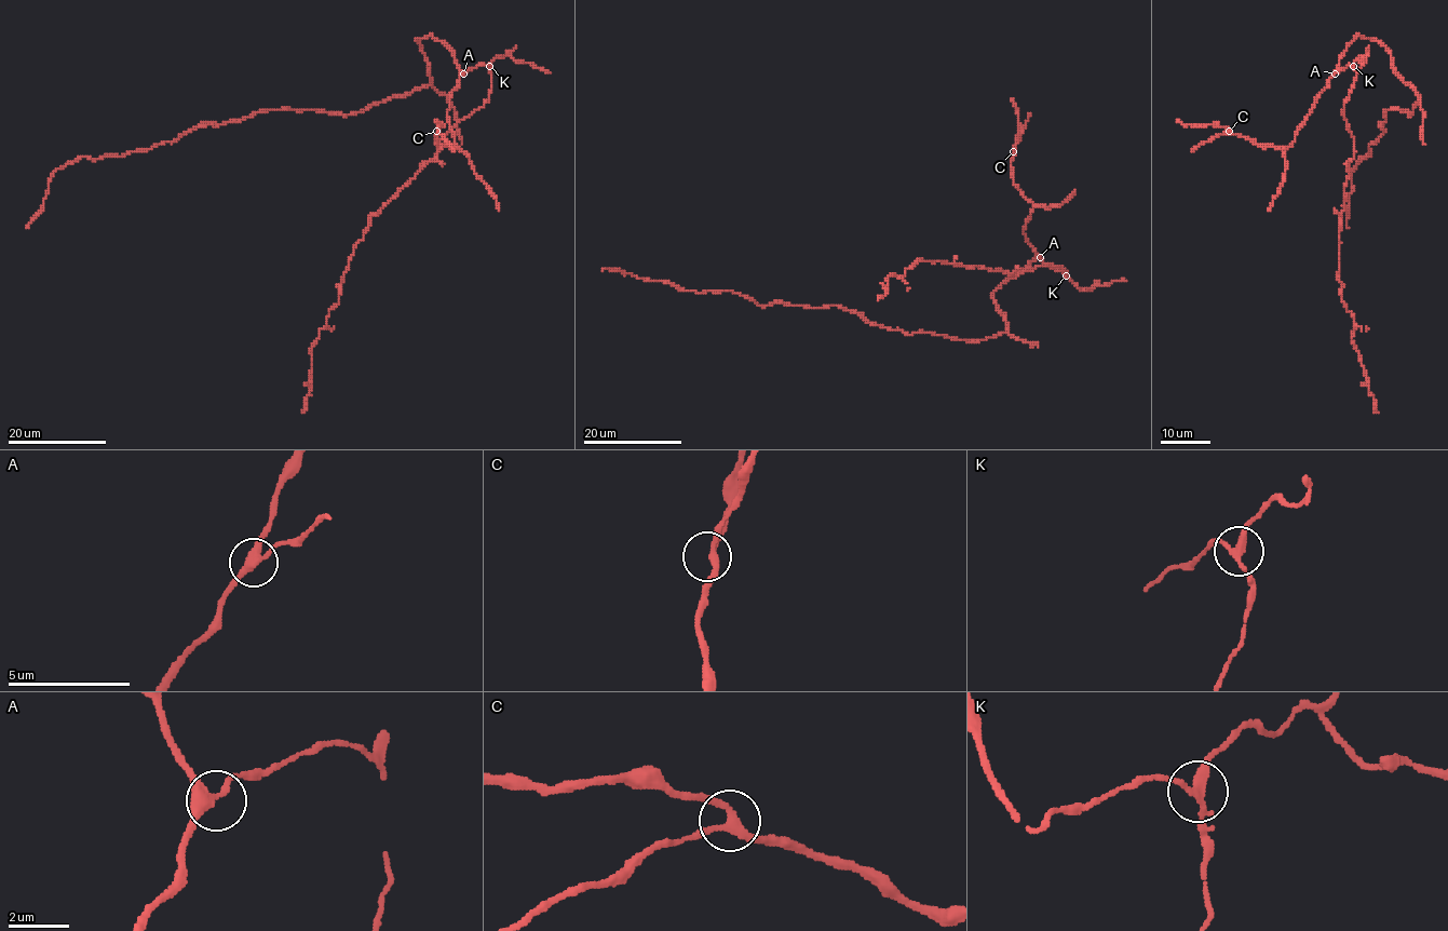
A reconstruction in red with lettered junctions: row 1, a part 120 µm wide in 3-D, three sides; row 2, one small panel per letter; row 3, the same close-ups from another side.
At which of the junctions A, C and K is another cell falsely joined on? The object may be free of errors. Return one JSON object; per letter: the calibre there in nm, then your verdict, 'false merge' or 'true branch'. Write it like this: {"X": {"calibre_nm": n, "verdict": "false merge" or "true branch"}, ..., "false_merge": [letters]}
{"A": {"calibre_nm": 320, "verdict": "true branch"}, "C": {"calibre_nm": 240, "verdict": "true branch"}, "K": {"calibre_nm": 240, "verdict": "false merge"}, "false_merge": ["K"]}

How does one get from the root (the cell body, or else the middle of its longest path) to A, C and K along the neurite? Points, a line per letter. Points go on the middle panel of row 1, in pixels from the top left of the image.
A: (992, 296), (1007, 279), (1040, 257)
C: (992, 296), (1007, 279), (1018, 274), (1036, 257), (1024, 233), (1032, 204), (1014, 183), (1013, 151)
K: (992, 296), (1007, 279), (1036, 258), (1066, 275)

